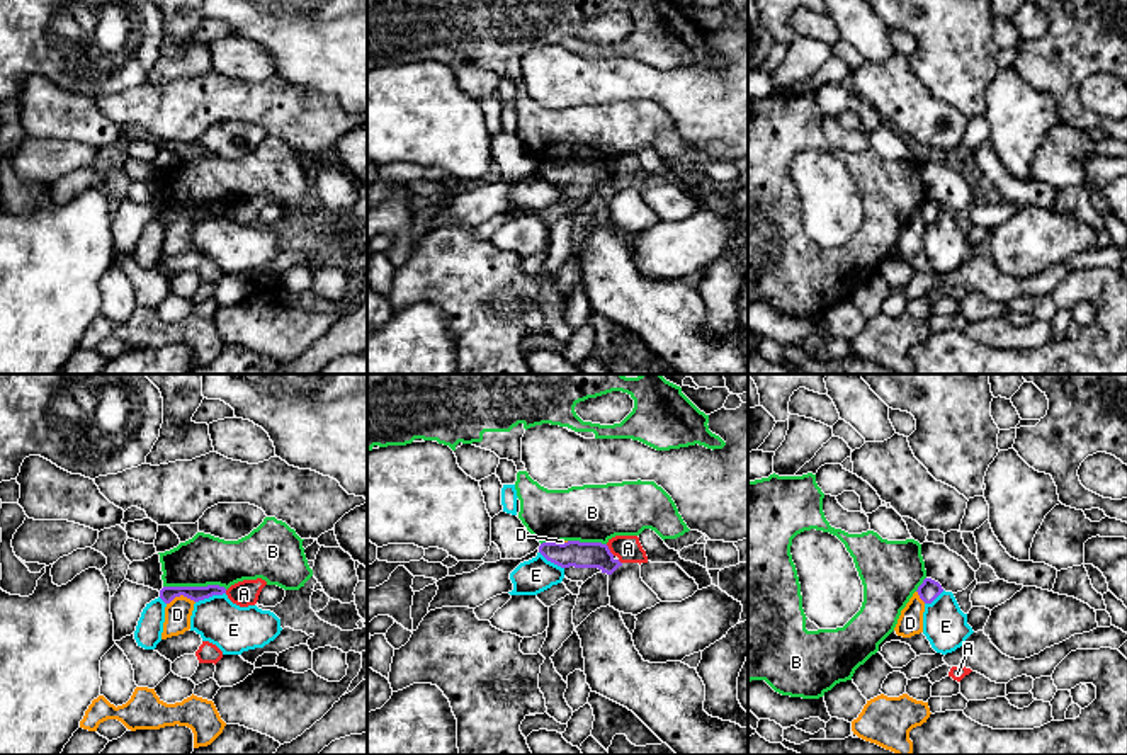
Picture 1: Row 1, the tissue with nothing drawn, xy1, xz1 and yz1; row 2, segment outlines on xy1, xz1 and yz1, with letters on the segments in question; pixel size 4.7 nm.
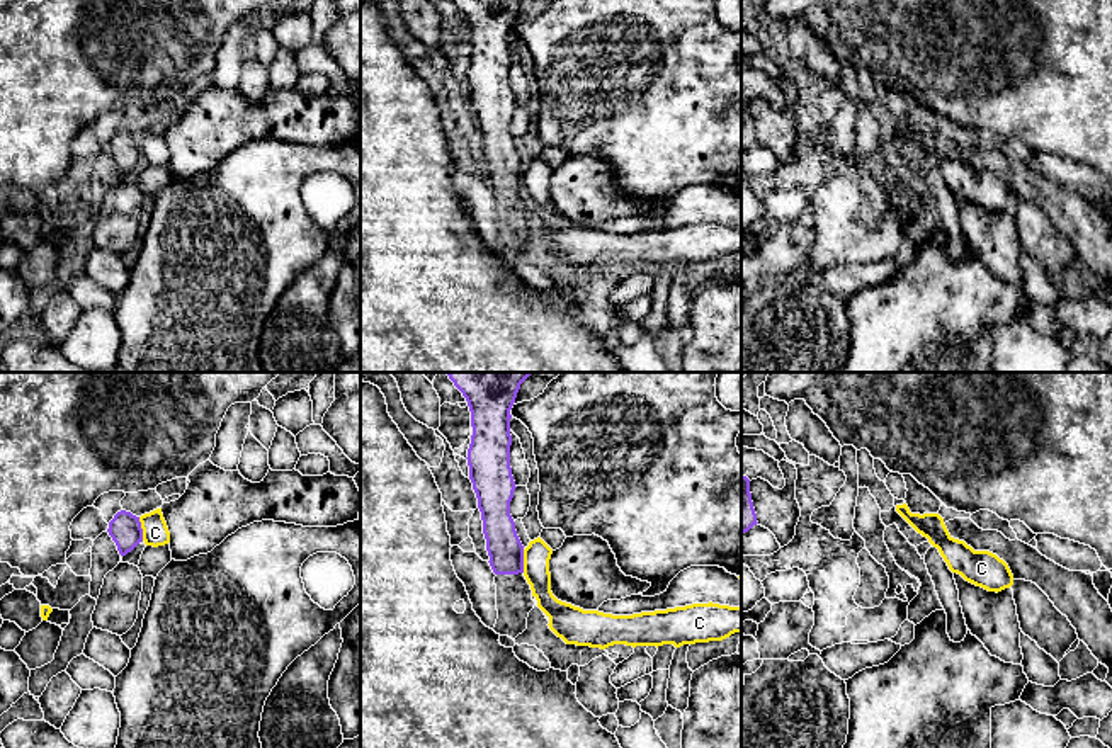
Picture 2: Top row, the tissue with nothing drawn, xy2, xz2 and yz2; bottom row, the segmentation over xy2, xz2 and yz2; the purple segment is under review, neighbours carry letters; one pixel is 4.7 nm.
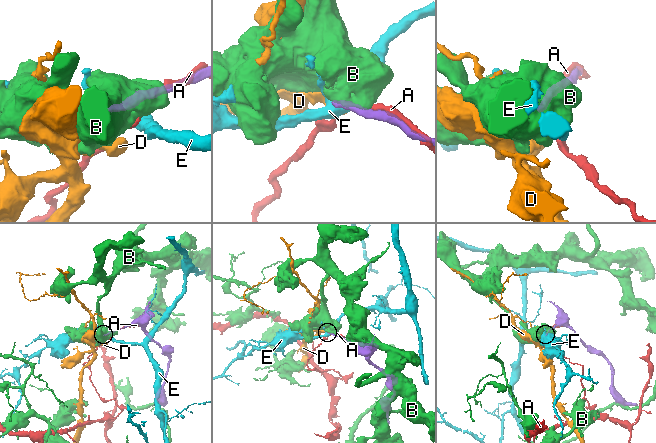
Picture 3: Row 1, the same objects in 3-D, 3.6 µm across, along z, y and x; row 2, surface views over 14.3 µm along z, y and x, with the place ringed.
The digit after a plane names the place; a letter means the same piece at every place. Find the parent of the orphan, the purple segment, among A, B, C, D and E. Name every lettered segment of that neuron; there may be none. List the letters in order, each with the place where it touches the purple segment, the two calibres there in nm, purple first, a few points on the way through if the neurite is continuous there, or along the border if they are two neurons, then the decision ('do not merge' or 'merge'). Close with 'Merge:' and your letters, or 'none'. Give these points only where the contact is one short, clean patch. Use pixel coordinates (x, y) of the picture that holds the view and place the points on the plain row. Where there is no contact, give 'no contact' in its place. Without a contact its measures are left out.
A: contact xz1 (609, 169); calibres 130 and 130 nm; do not merge
B: contact xy1 (196, 206); calibres 80 and 240 nm; do not merge
C: contact xy2 (141, 148); calibres 150 and 130 nm; border xy2 (138, 136), (143, 158); do not merge
D: contact xy1 (181, 213); calibres 80 and 130 nm; border xy1 (194, 220), (175, 215), (167, 223); do not merge
E: contact xy1 (209, 215); calibres 80 and 220 nm; border xy1 (225, 211), (196, 221); do not merge
Merge: none

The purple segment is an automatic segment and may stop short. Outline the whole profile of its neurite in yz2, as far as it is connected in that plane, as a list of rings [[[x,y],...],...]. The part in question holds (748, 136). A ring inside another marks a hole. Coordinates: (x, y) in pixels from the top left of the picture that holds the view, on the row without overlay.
[[[741,92],[741,155],[757,143],[757,133],[750,112],[750,99]]]

